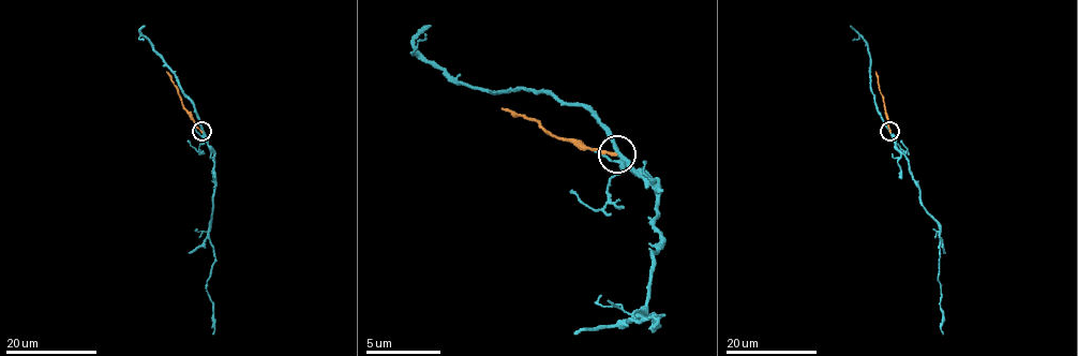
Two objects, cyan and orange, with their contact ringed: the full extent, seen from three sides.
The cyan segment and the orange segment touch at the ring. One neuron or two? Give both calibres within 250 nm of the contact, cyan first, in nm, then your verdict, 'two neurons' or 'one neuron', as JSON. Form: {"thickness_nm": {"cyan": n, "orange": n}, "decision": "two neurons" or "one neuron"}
{"thickness_nm": {"cyan": 280, "orange": 160}, "decision": "two neurons"}

